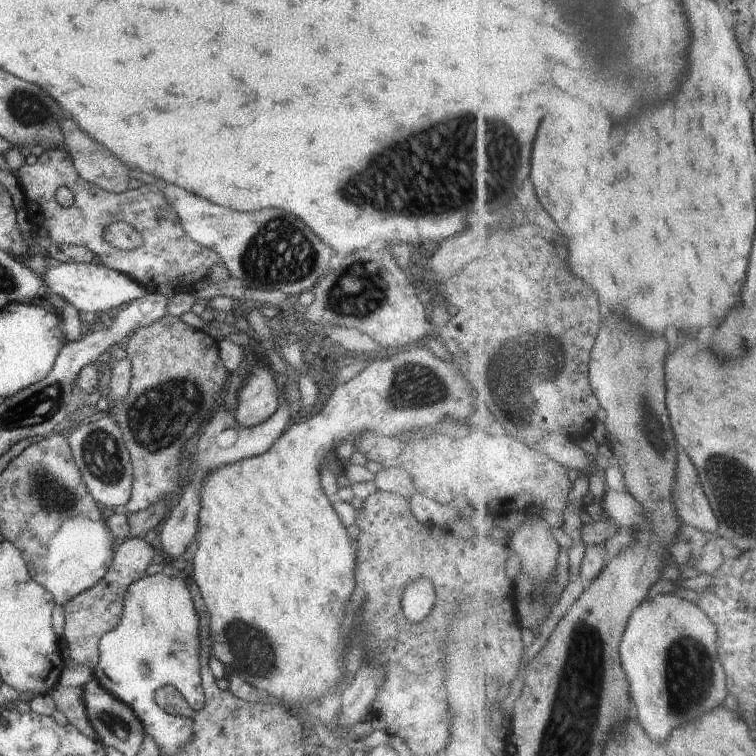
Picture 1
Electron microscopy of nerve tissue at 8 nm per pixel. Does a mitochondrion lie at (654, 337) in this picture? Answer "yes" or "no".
no

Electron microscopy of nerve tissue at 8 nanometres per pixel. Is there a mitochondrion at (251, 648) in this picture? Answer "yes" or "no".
yes

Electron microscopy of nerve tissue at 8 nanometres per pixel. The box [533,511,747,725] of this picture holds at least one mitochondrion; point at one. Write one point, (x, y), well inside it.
(691, 683)

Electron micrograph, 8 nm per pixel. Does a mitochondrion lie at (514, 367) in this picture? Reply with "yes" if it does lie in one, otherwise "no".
yes

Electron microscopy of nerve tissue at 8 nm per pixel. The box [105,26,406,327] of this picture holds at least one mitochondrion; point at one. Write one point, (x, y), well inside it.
(280, 253)

